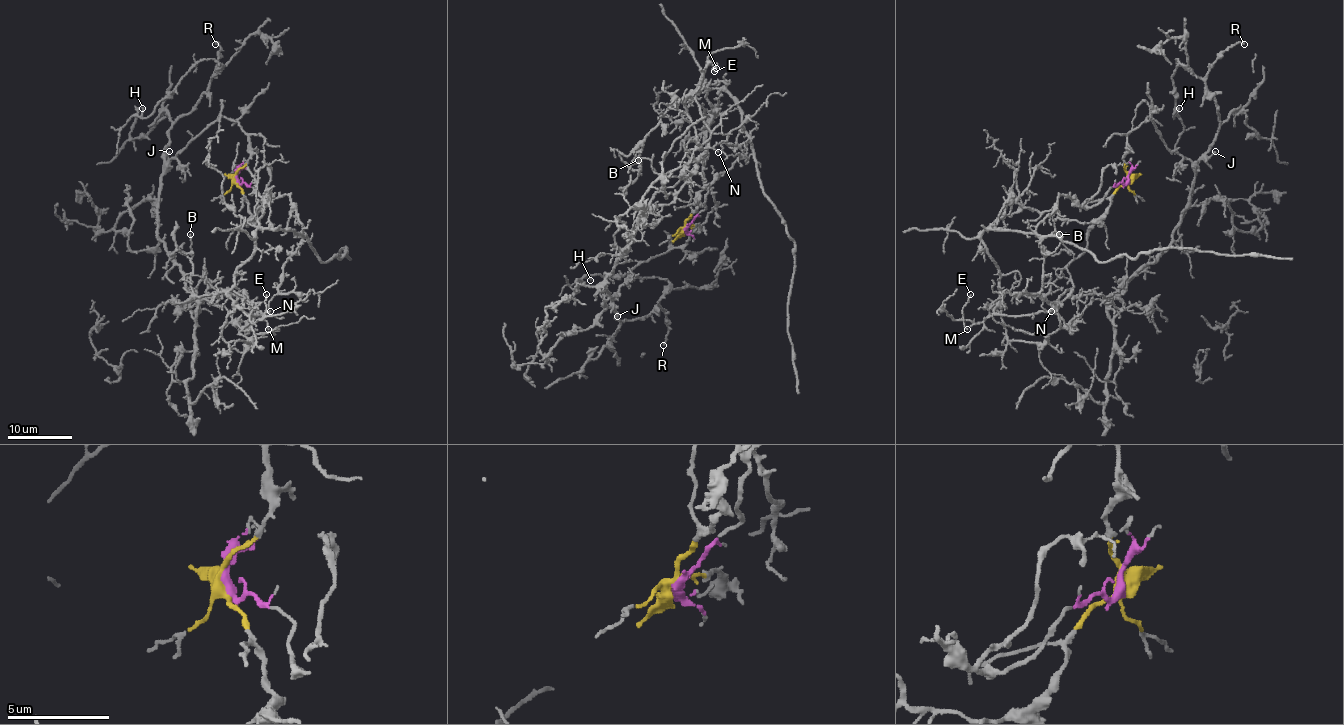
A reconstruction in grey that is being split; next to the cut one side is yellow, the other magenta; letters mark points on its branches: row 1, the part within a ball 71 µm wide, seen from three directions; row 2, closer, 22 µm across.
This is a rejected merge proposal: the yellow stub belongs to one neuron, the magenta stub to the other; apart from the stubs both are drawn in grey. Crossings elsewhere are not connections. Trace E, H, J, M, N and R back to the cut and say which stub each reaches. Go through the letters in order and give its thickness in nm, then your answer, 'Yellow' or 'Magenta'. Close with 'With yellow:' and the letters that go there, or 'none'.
E: Thickness 110 nm. Magenta
H: Thickness 160 nm. Yellow
J: Thickness 150 nm. Yellow
M: Thickness 110 nm. Magenta
N: Thickness 90 nm. Magenta
R: Thickness 140 nm. Yellow
With yellow: H, J, R

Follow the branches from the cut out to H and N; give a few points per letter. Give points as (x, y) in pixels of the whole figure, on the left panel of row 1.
H: (236, 180), (249, 136), (224, 117), (166, 161), (174, 123), (221, 65), (213, 59), (147, 117), (142, 107)
N: (236, 180), (257, 191), (260, 206), (287, 195), (302, 225), (302, 243), (284, 264), (270, 311)

